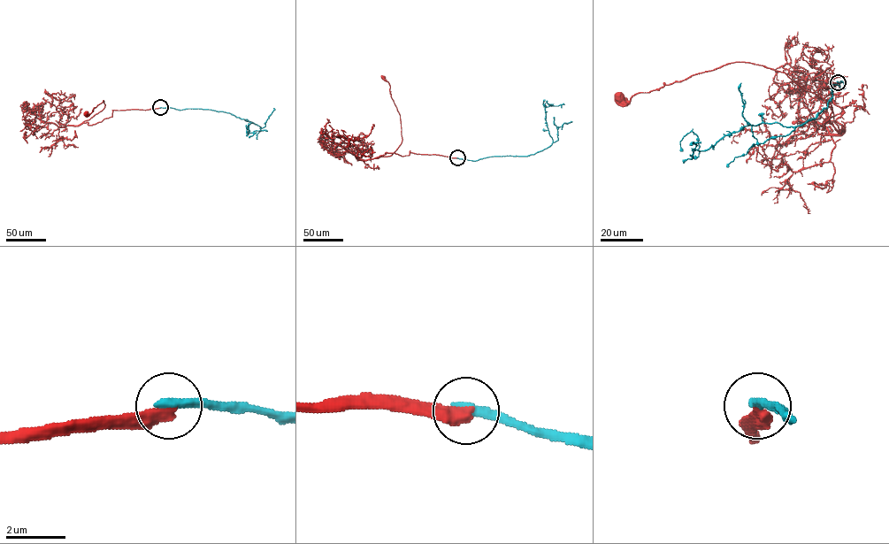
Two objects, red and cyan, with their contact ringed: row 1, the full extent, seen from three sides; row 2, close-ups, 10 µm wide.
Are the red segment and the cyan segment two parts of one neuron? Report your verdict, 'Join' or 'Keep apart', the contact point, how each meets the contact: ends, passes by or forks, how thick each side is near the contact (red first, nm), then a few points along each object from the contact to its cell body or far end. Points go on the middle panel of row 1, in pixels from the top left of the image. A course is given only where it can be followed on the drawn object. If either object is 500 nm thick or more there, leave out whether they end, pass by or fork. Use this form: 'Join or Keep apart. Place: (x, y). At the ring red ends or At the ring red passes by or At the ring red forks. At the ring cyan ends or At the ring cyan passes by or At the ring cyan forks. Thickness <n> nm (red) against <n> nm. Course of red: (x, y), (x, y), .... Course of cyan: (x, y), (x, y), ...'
Keep apart. Place: (457, 157). At the ring red ends. At the ring cyan ends. Thickness 440 nm (red) against 360 nm. Course of red: (457, 157), (410, 150), (409, 155), (387, 152), (375, 158), (390, 156), (402, 139), (400, 116), (383, 77). Course of cyan: (457, 157), (476, 161), (490, 157), (527, 156), (548, 147), (553, 141), (546, 122), (544, 100)

